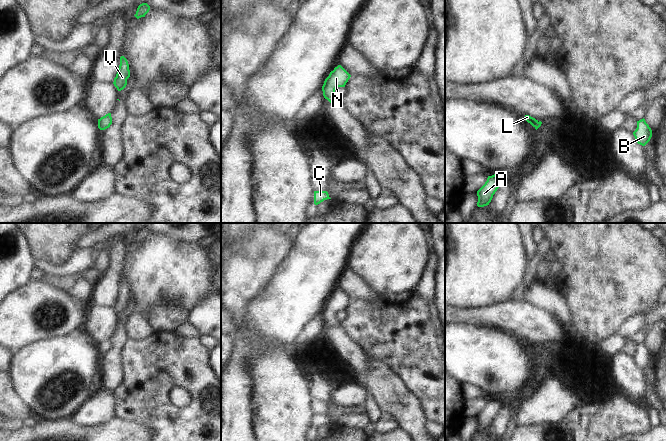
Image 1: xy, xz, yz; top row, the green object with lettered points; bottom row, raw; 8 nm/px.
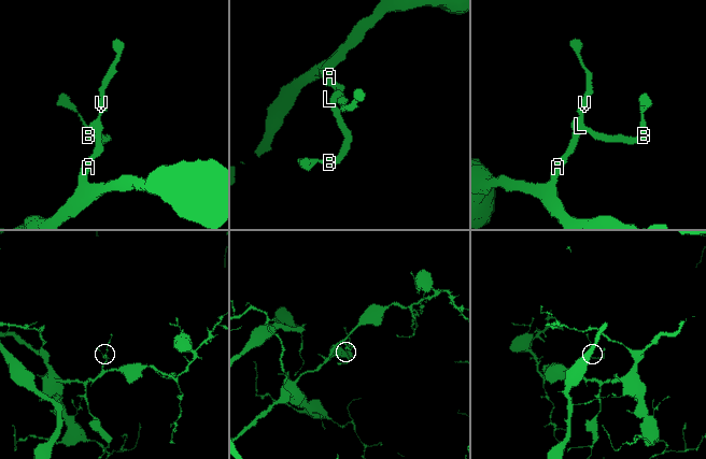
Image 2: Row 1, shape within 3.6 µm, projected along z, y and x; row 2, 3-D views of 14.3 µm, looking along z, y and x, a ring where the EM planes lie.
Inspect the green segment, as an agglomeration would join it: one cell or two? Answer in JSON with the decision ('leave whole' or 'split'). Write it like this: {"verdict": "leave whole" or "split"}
{"verdict": "leave whole"}

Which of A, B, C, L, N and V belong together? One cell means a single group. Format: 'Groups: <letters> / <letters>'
Groups: A B C L N V.

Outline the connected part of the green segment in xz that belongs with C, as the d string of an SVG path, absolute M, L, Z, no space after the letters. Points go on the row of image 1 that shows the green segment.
M314 191L314 204L318 205L324 200L331 199L327 191Z

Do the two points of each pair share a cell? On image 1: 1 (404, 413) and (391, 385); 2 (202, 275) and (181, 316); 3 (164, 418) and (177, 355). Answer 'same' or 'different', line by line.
1: same
2: different
3: same

